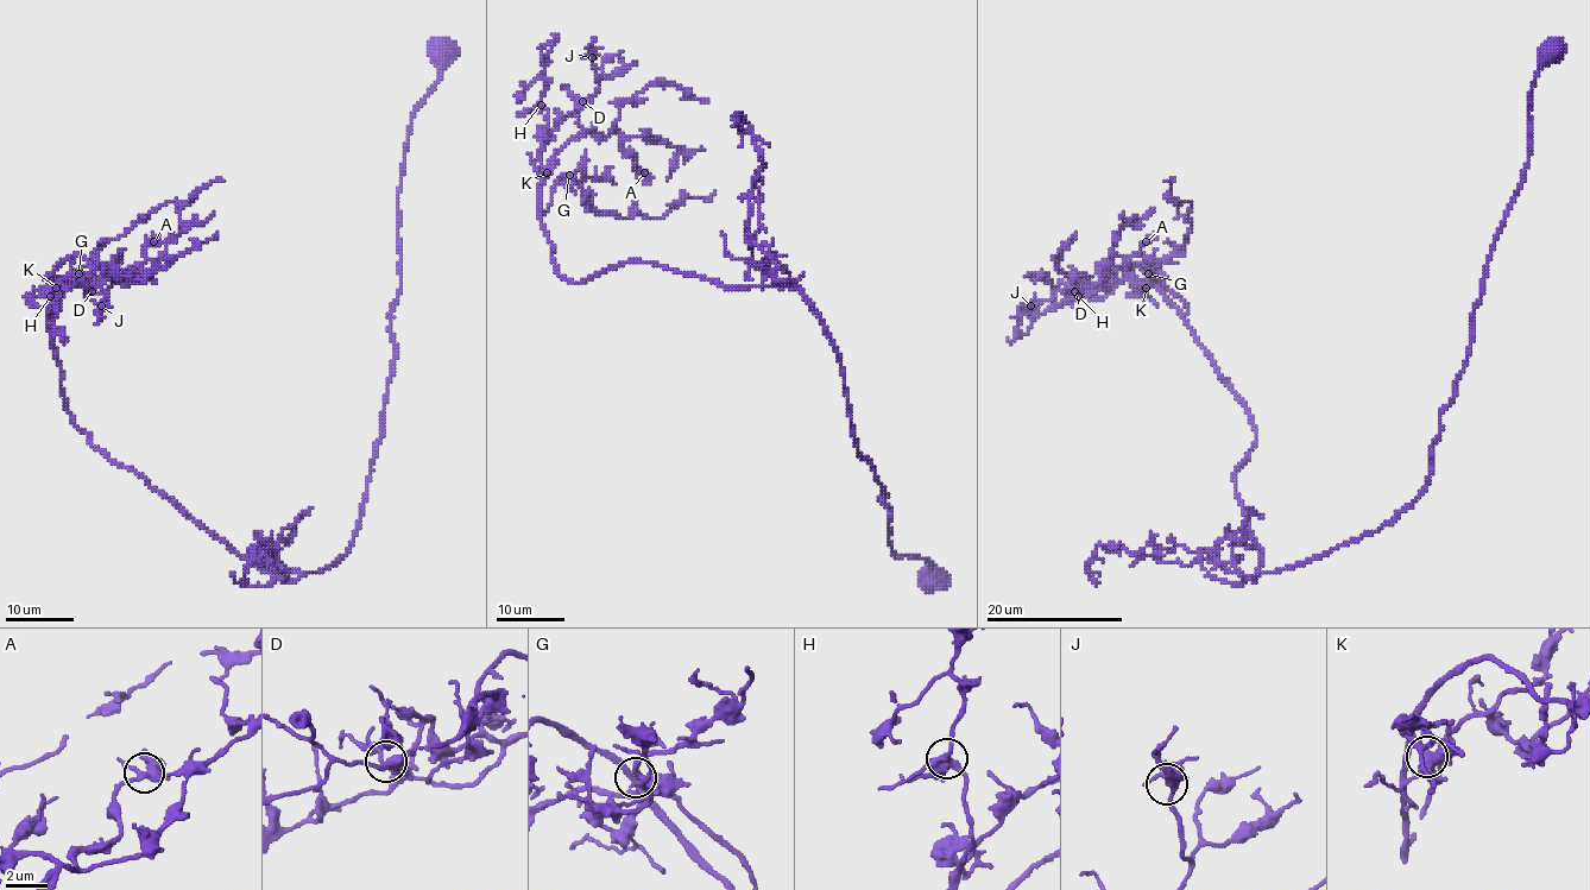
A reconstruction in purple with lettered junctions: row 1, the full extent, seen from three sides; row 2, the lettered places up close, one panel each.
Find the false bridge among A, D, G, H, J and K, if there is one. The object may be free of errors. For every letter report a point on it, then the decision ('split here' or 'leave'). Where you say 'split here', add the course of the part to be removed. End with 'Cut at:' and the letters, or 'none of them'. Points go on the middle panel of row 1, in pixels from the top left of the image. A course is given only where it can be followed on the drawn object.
A: place (644, 172); leave
D: place (582, 101); leave
G: place (569, 175); leave
H: place (541, 105); leave
J: place (592, 57); leave
K: place (547, 172); leave
Cut at: none of them

